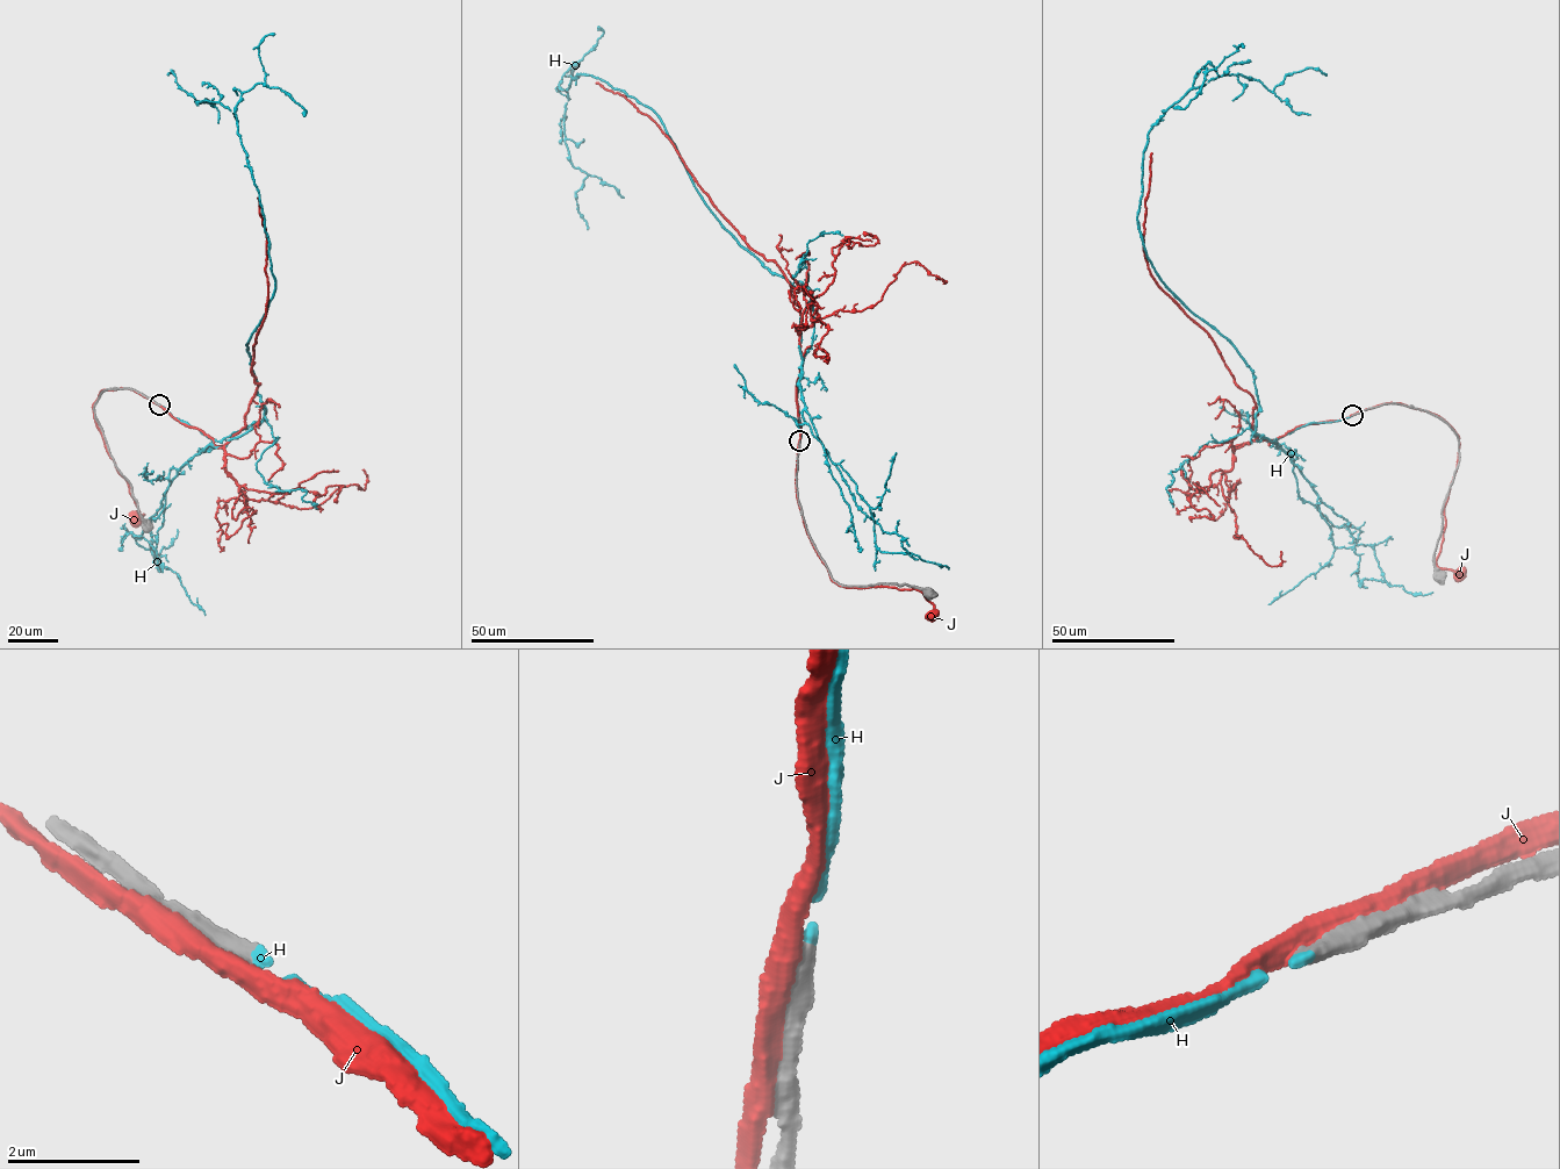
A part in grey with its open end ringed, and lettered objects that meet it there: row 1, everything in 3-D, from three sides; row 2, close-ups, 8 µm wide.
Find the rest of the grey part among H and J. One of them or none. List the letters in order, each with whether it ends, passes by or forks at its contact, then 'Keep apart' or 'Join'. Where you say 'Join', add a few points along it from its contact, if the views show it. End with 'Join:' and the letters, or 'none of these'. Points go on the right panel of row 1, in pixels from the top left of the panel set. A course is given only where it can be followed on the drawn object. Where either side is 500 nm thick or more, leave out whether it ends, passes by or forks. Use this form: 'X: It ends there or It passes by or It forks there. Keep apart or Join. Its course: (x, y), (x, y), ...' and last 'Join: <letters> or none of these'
H: It ends there. Join. Its course: (1352, 415), (1257, 435), (1253, 371), (1157, 274), (1137, 223), (1148, 131), (1186, 93), (1327, 74)
J: It passes by. Keep apart
Join: H

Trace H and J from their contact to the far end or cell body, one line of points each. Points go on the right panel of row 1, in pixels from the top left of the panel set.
H: (1352, 415), (1257, 435), (1253, 371), (1157, 274), (1137, 223), (1148, 131), (1186, 93), (1327, 74)
J: (1354, 414), (1401, 403), (1433, 413), (1458, 437), (1436, 560), (1439, 567), (1458, 573)

